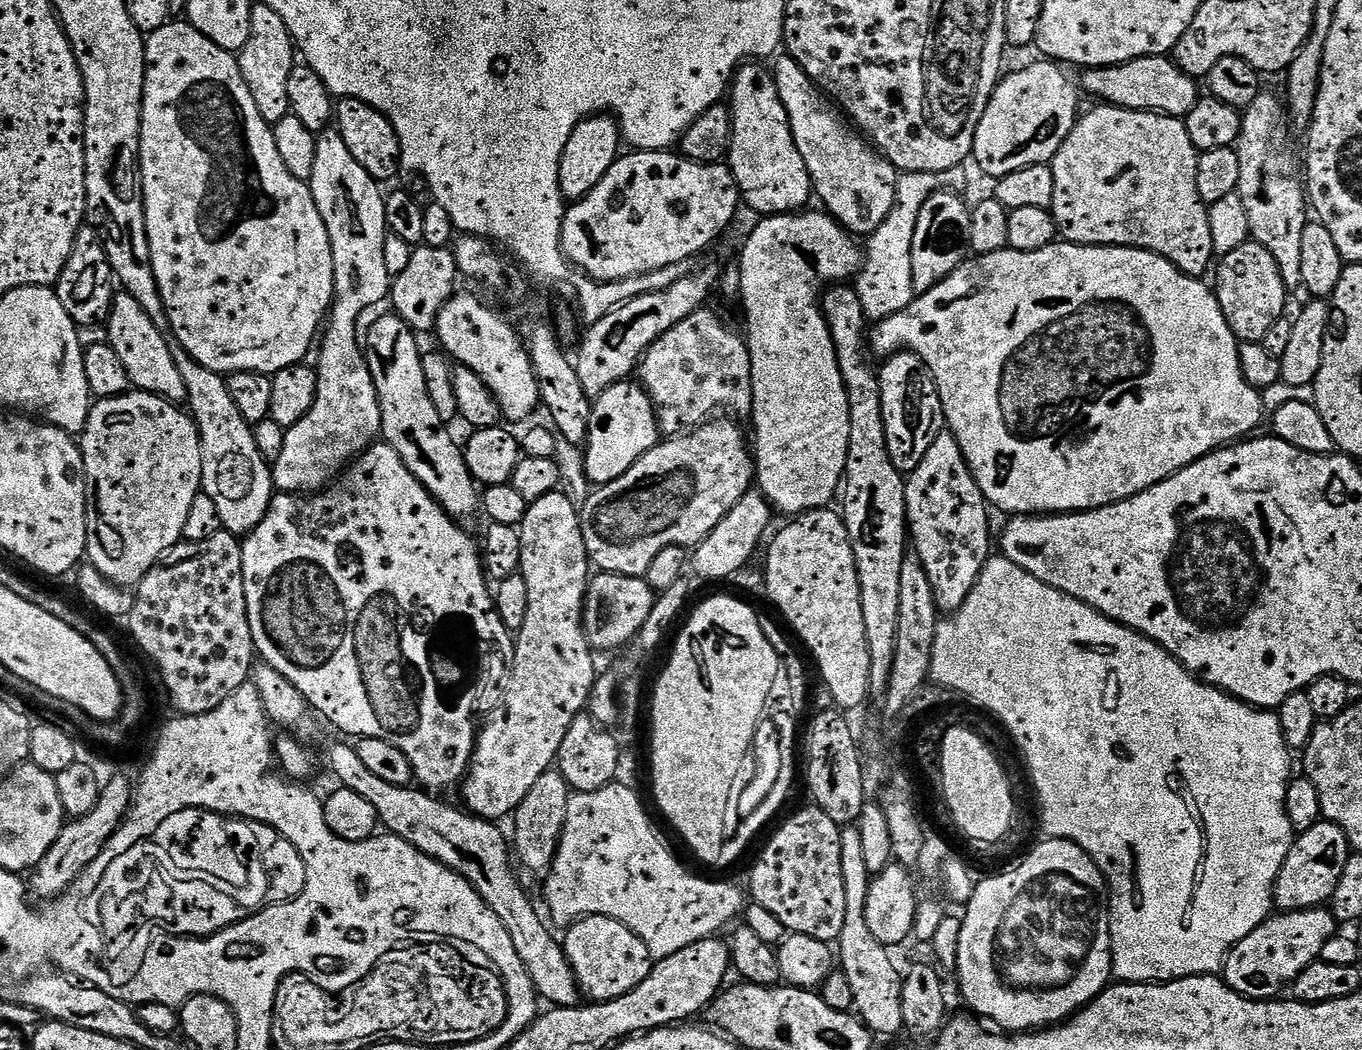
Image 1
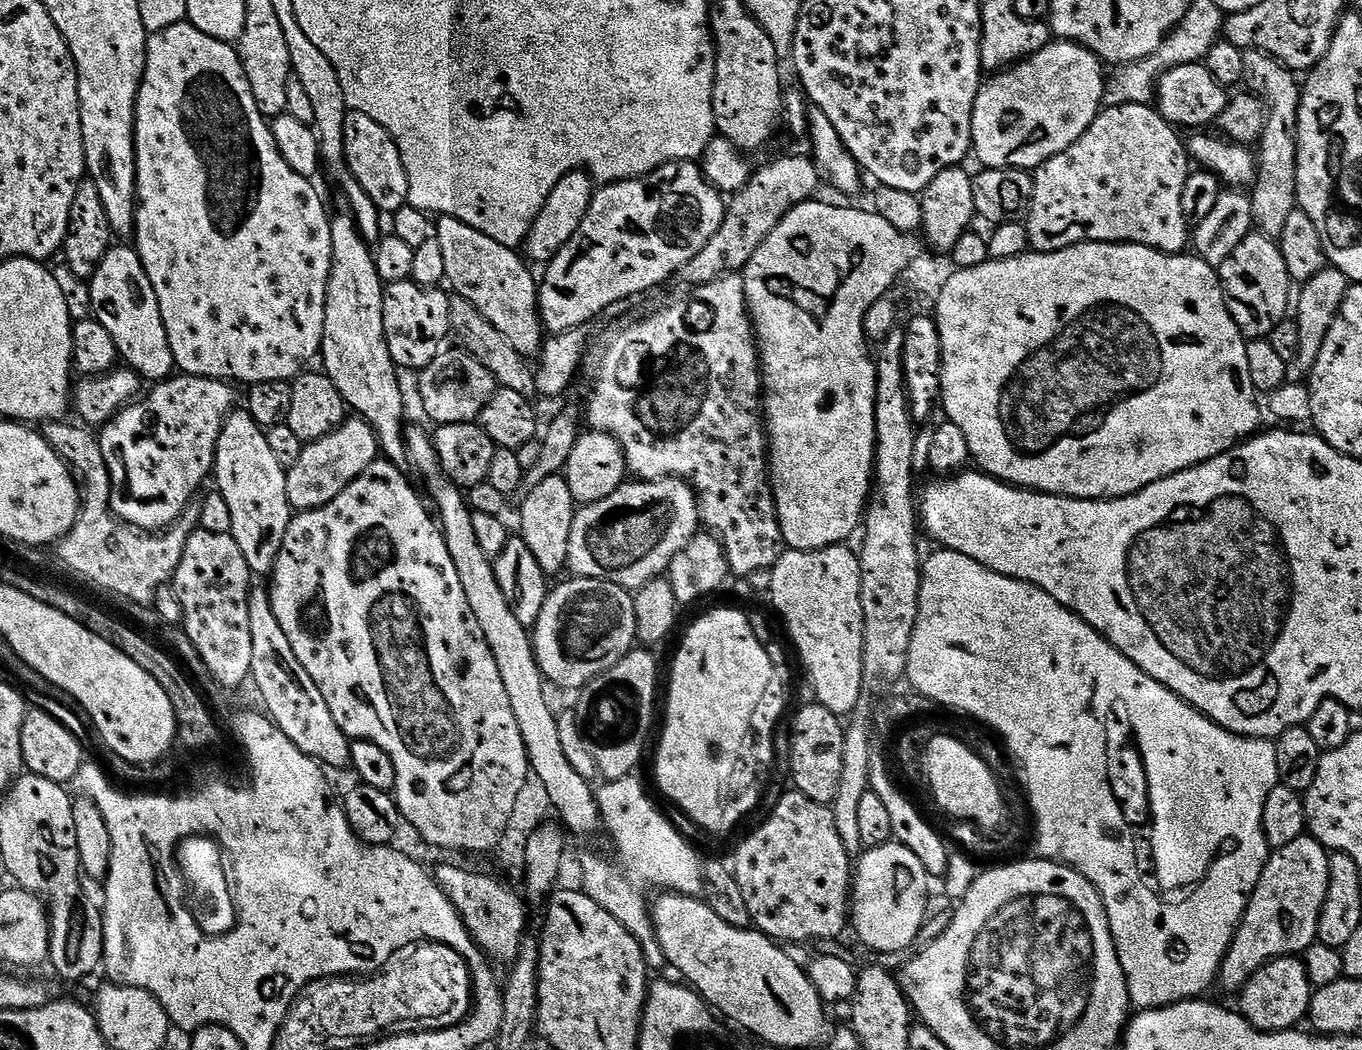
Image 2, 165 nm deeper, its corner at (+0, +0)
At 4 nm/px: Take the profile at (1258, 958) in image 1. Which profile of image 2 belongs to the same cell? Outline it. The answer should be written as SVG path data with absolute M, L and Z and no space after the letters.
M1281 956L1259 965L1245 981L1239 993L1239 1011L1262 1032L1287 1032L1295 1029L1300 1019L1307 1017L1312 1003L1314 985L1308 978L1305 961L1300 958Z

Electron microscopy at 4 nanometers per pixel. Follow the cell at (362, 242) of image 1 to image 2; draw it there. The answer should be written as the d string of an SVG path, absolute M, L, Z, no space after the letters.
M364 418L345 419L330 435L305 443L301 448L304 449L301 450L296 465L287 469L288 504L296 512L310 511L330 498L338 498L338 494L342 494L342 490L356 480L378 458L381 451L375 430Z

